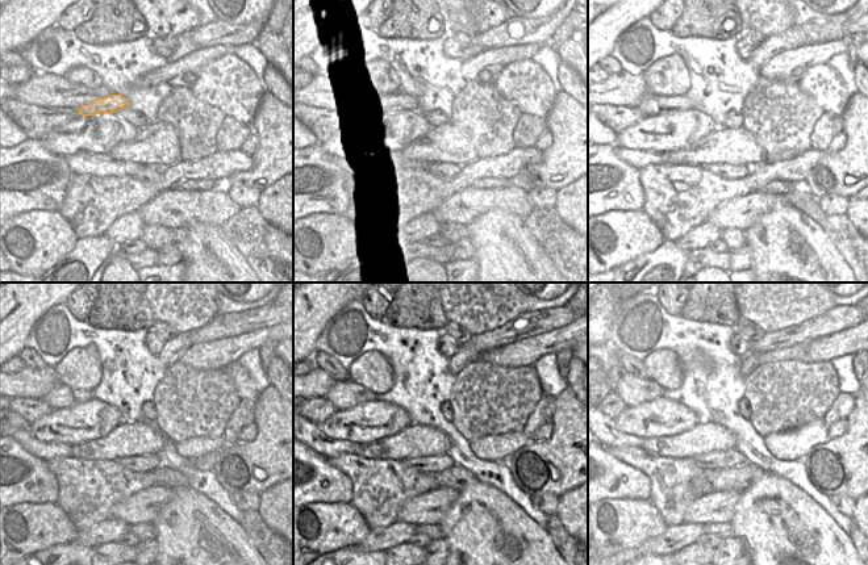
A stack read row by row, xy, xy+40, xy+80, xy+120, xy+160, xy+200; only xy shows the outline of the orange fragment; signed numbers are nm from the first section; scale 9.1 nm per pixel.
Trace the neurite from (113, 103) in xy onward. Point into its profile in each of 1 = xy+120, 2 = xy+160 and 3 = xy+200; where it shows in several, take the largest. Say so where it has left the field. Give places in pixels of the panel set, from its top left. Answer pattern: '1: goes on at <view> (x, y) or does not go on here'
1: goes on at xy+120 (61, 397)
2: goes on at xy+160 (343, 394)
3: goes on at xy+200 (633, 390)

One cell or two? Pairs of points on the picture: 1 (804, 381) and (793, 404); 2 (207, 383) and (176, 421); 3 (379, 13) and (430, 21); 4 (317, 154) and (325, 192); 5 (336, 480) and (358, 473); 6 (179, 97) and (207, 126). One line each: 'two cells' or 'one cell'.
1: one cell
2: one cell
3: two cells
4: one cell
5: two cells
6: one cell

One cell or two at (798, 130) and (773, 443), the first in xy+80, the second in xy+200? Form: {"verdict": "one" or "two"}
{"verdict": "two"}

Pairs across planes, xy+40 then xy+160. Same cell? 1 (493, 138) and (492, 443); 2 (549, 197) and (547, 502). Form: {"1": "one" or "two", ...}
{"1": "two", "2": "one"}

